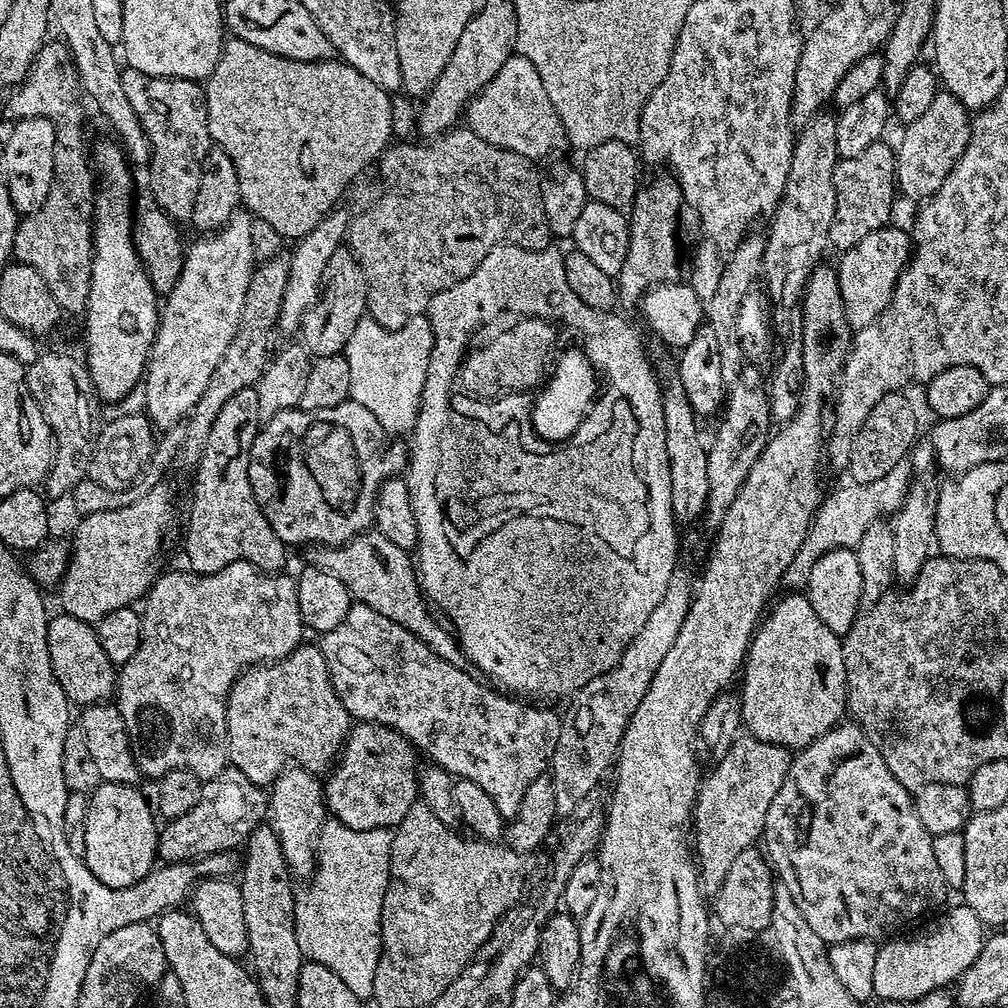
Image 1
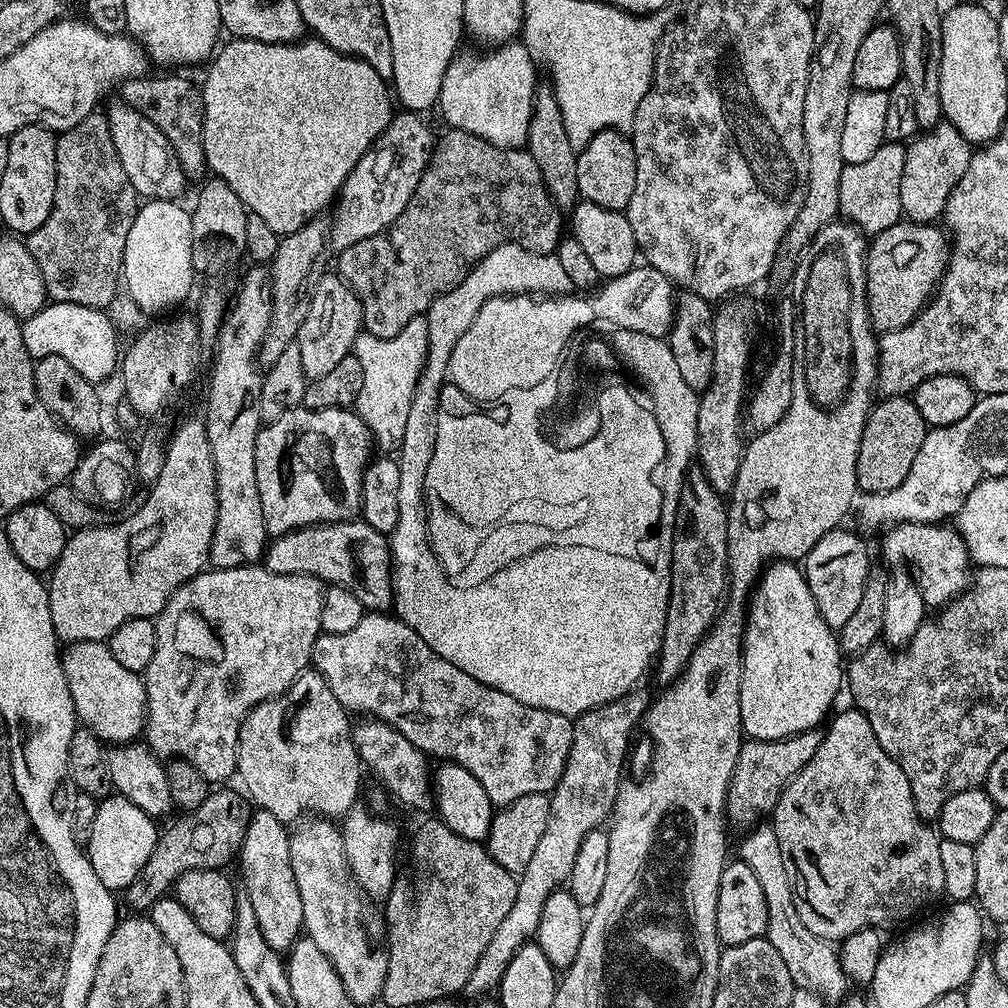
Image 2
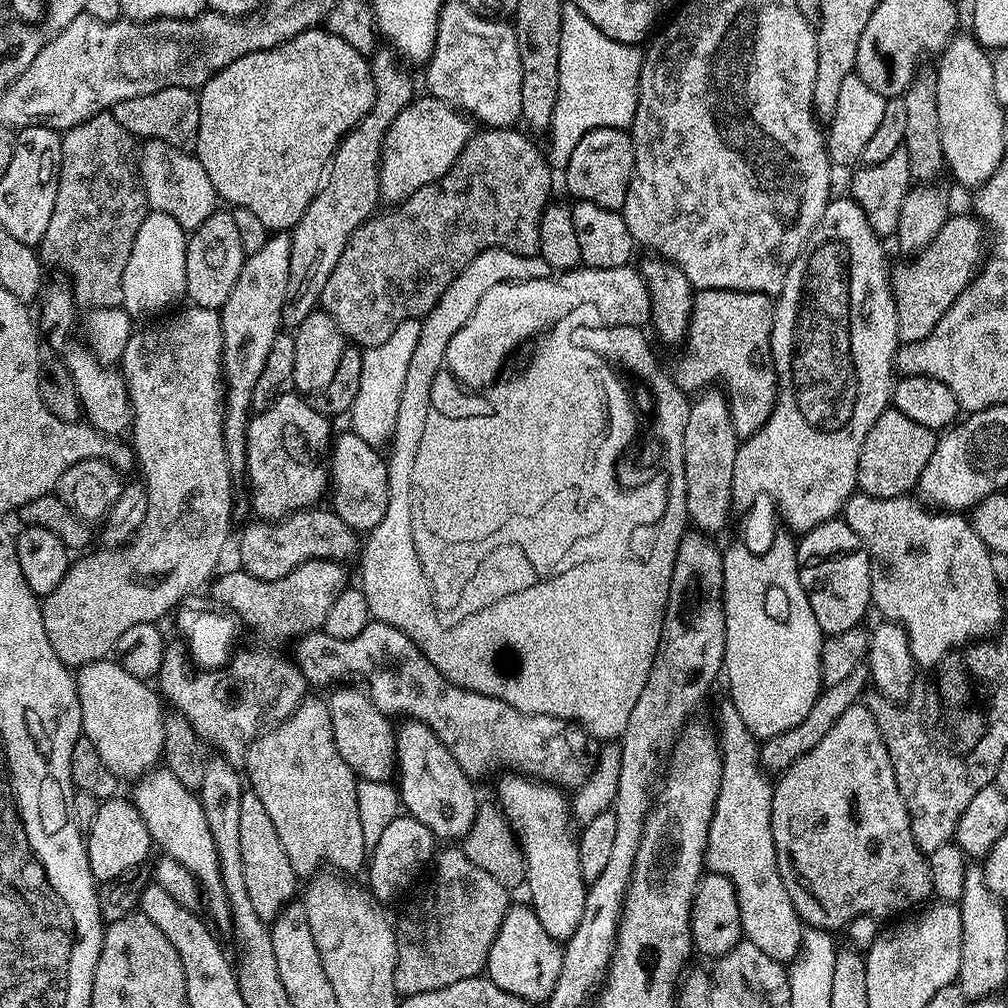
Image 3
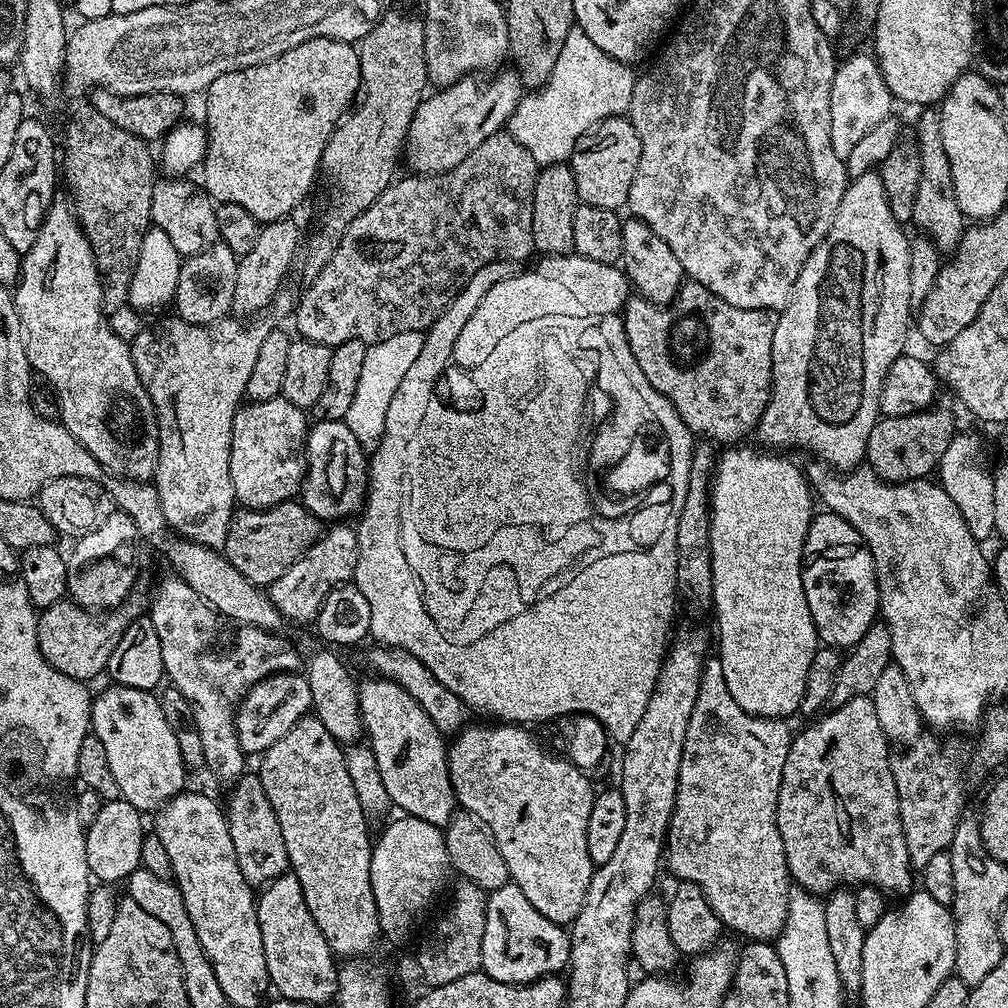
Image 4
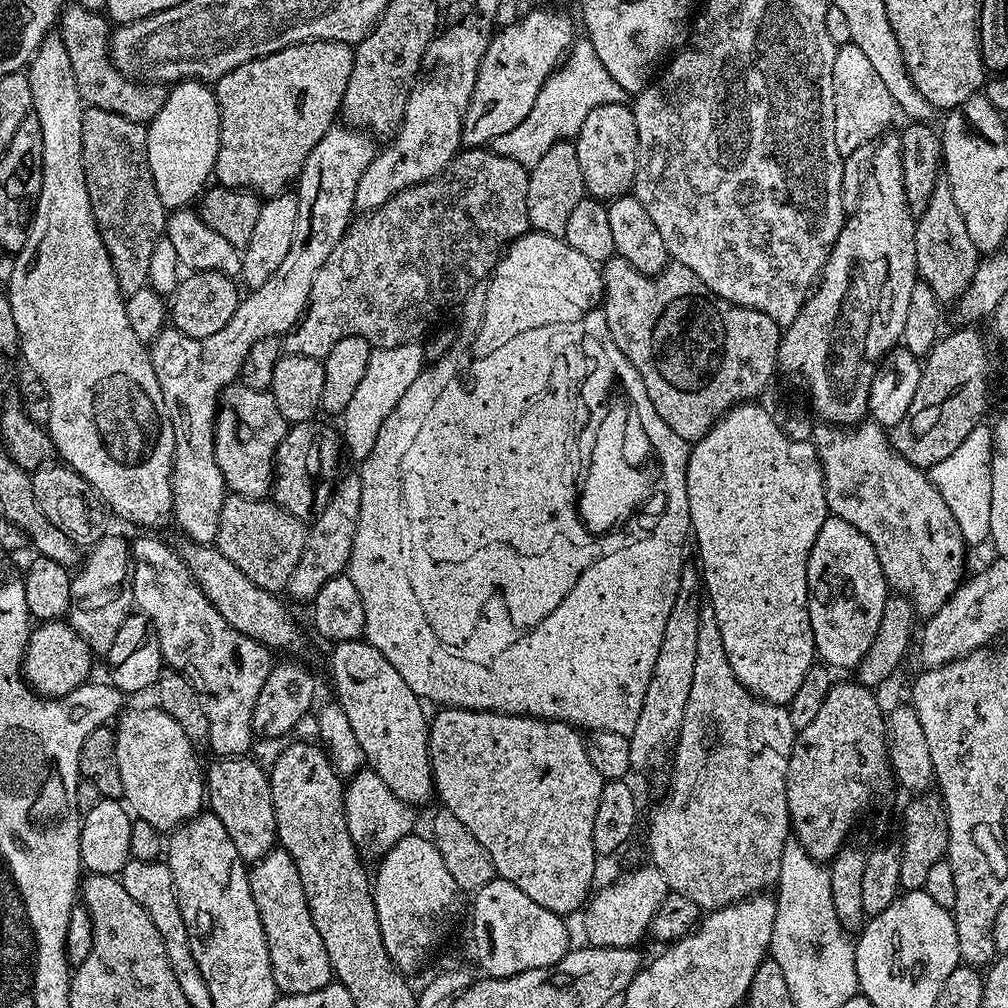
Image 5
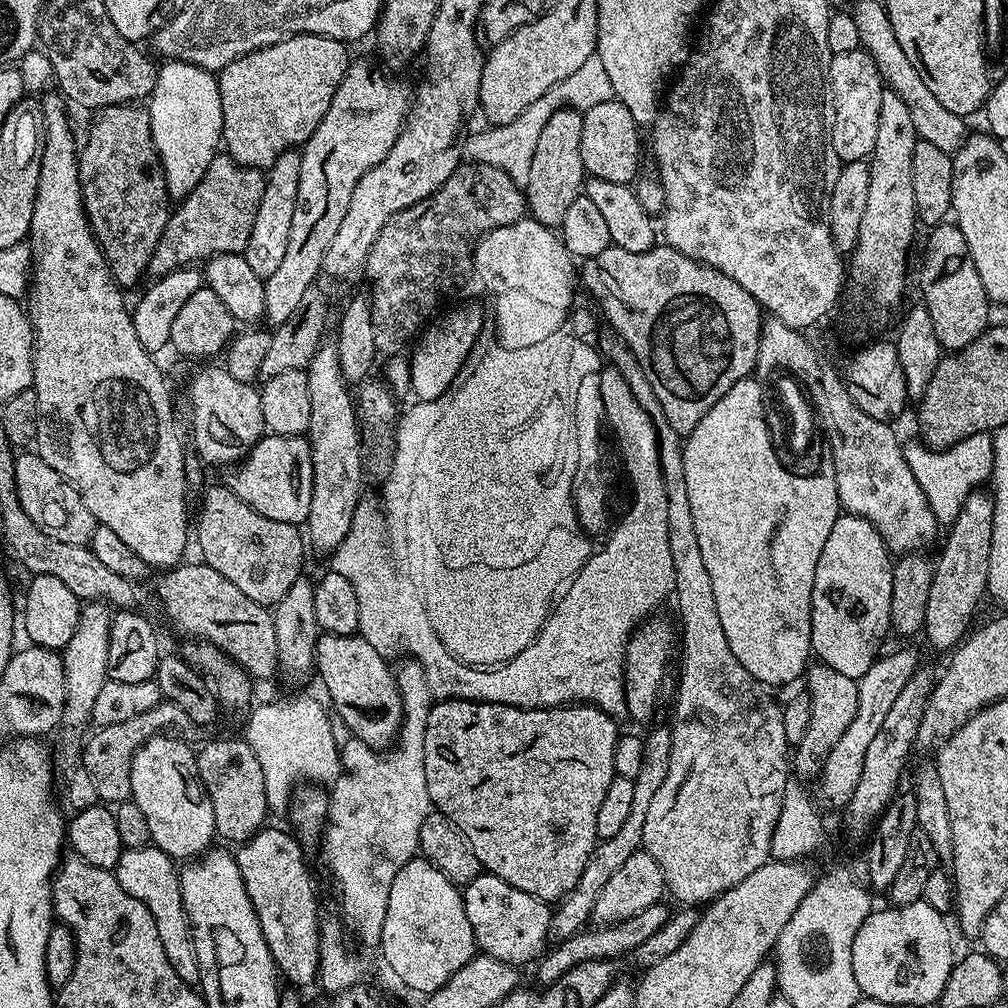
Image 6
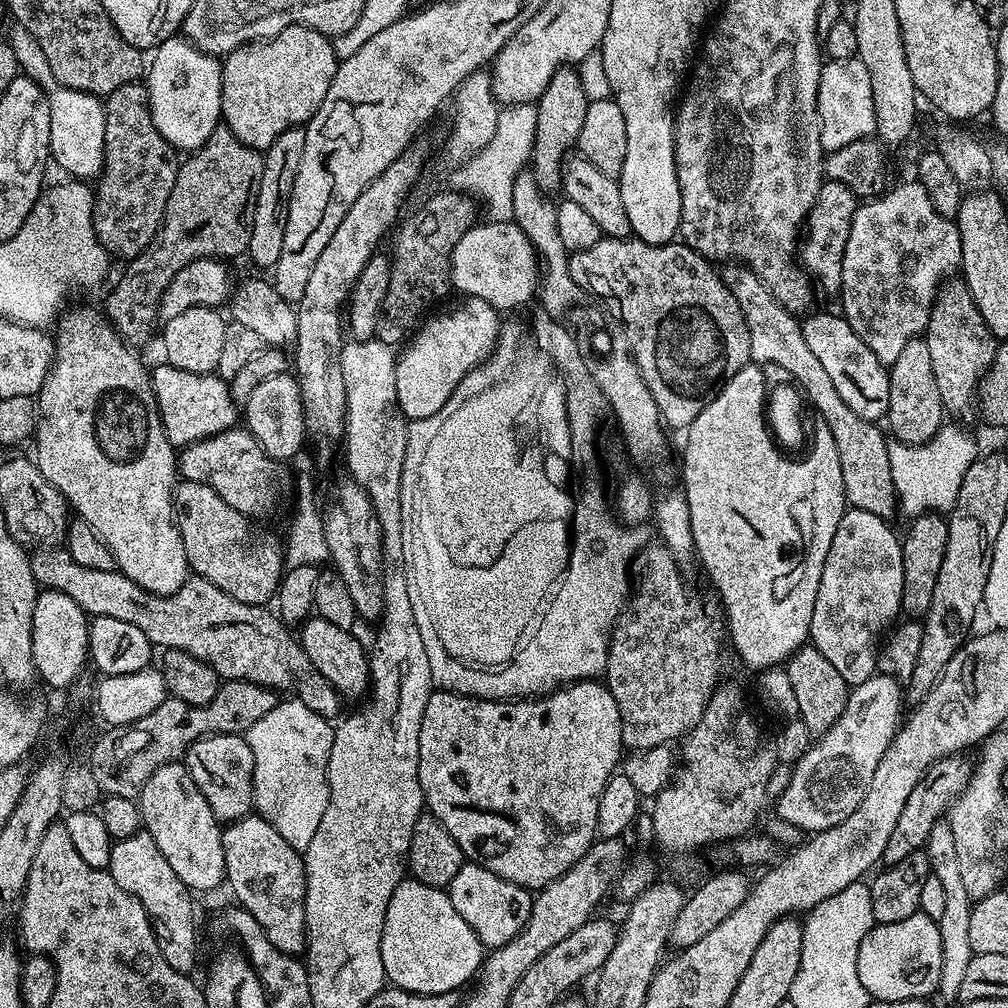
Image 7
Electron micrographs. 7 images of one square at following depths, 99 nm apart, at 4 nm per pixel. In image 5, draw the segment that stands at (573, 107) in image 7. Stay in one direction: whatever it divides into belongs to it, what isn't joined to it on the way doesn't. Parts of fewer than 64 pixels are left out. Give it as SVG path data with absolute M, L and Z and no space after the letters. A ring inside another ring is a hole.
M559 140L546 154L542 154L538 166L528 174L528 223L537 232L563 237L566 222L578 202L585 199L586 193L582 182L582 170L578 166L578 150L572 140Z

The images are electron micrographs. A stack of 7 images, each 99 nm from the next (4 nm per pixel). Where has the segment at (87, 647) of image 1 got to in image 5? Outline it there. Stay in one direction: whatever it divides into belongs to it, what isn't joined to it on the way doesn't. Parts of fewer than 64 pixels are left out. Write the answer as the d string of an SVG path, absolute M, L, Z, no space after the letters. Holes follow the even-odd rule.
M128 706L119 713L114 731L123 799L139 819L150 823L161 834L168 834L187 820L200 815L206 800L206 776L202 764L200 768L196 761L197 749L192 747L190 738L182 734L182 726L178 726L170 714L166 714L159 706Z

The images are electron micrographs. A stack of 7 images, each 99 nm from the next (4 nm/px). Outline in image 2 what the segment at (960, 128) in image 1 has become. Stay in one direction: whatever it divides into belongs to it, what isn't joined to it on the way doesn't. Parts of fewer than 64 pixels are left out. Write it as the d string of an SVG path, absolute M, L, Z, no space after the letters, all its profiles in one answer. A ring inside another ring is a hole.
M940 122L921 131L907 145L904 153L900 183L901 213L913 224L939 221L954 186L960 181L962 174L966 174L966 166L972 161L972 153L968 141L962 138L962 134L958 134L958 130L954 130L952 124Z

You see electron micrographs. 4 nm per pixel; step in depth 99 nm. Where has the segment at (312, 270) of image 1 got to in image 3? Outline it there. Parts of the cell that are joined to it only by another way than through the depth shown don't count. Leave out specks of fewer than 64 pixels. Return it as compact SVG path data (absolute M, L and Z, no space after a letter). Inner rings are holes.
M427 94L421 95L422 98L413 99L412 103L407 104L394 118L390 130L384 135L382 150L380 151L380 194L385 201L389 200L389 205L396 206L401 202L409 200L412 195L422 186L442 178L450 166L462 154L462 150L468 145L468 140L474 134L474 124L465 113L455 109L445 100L436 100Z

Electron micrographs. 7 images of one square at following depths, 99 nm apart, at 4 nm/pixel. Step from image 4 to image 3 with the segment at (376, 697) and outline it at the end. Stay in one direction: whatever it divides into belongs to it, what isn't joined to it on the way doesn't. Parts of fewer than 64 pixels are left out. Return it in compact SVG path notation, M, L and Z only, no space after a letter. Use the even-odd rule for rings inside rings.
M409 719L403 723L396 728L398 791L403 811L429 828L433 837L448 840L444 842L459 841L470 830L476 817L478 799L472 789L473 781L458 766L450 750L446 750L430 726Z

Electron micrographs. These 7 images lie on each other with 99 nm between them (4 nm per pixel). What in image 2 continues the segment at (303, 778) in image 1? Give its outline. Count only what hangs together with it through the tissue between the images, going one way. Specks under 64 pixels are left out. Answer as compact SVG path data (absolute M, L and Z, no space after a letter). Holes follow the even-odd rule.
M312 818L309 820L312 821L310 821L309 824L301 823L299 825L301 828L298 829L297 832L293 831L288 837L288 841L290 842L290 864L294 866L294 882L298 882L298 895L302 897L302 918L304 919L303 931L306 933L307 939L312 940L314 946L318 946L318 950L322 950L322 954L326 954L326 958L332 964L338 978L342 982L342 986L350 994L350 998L353 1002L358 1006L364 1006L364 1004L370 1003L375 996L377 999L377 997L383 993L386 966L388 965L387 959L385 959L383 955L376 956L375 950L372 949L372 932L368 929L368 923L372 920L372 908L374 908L374 904L373 901L368 899L368 896L364 893L364 889L361 888L358 881L352 877L352 871L350 870L348 859L344 853L344 837L338 831L337 825L335 828L335 826L332 825L335 823L328 818Z

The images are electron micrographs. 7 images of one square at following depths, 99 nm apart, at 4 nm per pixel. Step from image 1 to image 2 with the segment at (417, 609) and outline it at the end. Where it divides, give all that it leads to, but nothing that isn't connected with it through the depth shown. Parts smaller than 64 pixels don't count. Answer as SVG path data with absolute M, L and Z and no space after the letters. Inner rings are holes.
M362 518L333 524L311 524L277 536L267 545L263 563L274 574L315 576L328 586L345 588L368 610L388 610L393 607L392 549L387 535Z

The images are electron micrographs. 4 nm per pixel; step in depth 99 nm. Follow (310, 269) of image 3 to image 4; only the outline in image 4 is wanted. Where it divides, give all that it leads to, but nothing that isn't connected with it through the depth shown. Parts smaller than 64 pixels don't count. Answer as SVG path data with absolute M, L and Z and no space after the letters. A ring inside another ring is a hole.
M392 10L385 11L370 34L359 41L362 91L355 107L337 124L324 151L323 163L332 164L332 205L316 240L318 247L331 249L339 244L350 221L394 182L396 163L400 152L402 156L405 151L412 116L430 88L424 46L423 21L417 15Z

